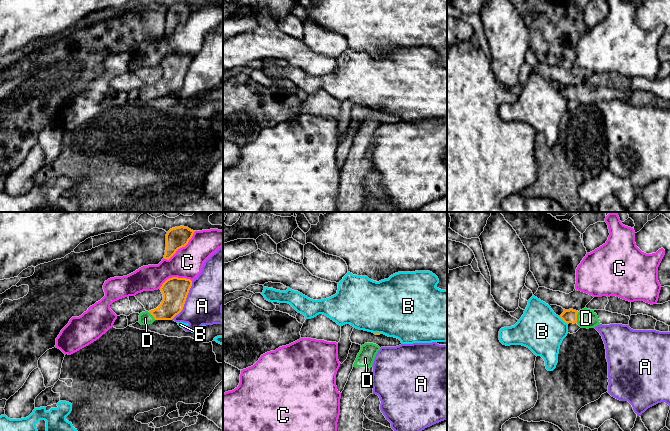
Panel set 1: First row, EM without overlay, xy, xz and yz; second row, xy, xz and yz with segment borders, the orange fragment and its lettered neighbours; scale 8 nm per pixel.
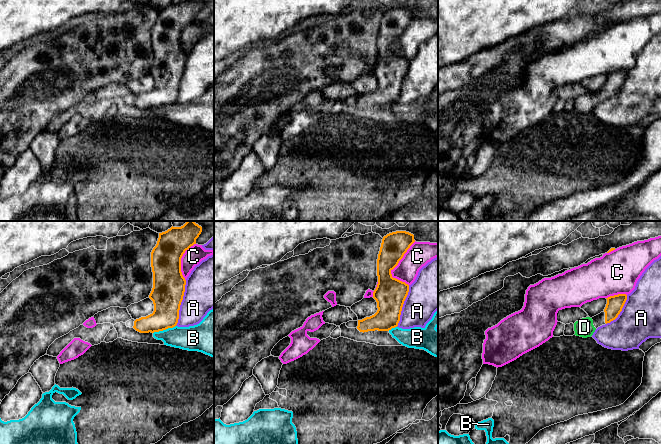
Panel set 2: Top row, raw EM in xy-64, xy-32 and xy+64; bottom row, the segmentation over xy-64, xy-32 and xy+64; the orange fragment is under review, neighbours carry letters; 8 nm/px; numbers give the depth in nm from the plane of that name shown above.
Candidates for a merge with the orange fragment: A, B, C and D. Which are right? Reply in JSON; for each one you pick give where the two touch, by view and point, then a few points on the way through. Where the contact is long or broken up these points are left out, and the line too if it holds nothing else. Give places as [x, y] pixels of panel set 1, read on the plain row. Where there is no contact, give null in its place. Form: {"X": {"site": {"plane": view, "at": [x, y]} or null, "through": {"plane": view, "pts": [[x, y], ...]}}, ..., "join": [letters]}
{"D": {"site": {"plane": "yz", "at": [576, 93]}, "through": {"plane": "yz", "pts": [[568, 92], [576, 93], [586, 94]]}}, "join": ["D"]}

